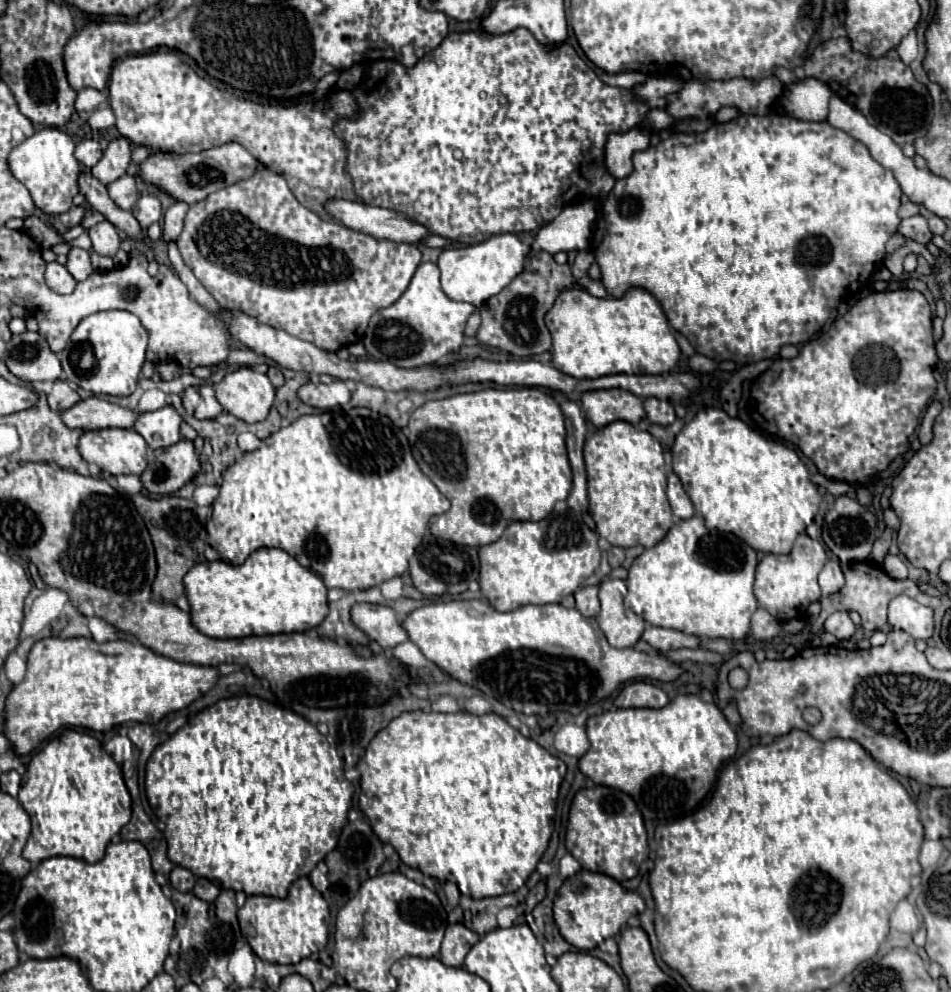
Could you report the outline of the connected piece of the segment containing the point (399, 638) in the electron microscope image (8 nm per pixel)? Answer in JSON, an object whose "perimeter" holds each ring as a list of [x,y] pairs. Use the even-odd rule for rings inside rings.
{"perimeter":[[[359,603],[351,611],[351,619],[361,631],[367,633],[369,639],[377,641],[383,649],[393,649],[395,645],[405,643],[409,639],[395,611],[387,605]]]}

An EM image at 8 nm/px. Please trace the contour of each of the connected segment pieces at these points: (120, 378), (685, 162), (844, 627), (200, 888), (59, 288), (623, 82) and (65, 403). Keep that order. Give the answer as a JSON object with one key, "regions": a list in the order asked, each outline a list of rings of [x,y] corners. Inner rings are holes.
{"regions":[[[[99,311],[93,313],[75,327],[67,347],[59,353],[59,361],[65,377],[81,389],[97,395],[125,397],[135,391],[141,365],[145,363],[147,331],[141,321],[129,311]]],[[[739,115],[727,123],[717,123],[703,133],[673,133],[657,145],[637,151],[633,155],[633,165],[633,173],[619,179],[607,195],[601,207],[603,227],[599,227],[595,233],[595,243],[591,243],[591,251],[601,269],[601,281],[611,297],[621,297],[629,287],[647,289],[663,307],[669,325],[681,331],[691,345],[699,345],[695,347],[697,353],[703,353],[715,361],[731,359],[739,363],[757,363],[761,359],[775,357],[783,345],[799,345],[809,341],[817,331],[821,331],[829,319],[829,313],[847,295],[847,287],[849,291],[857,291],[883,263],[885,243],[893,233],[897,233],[901,221],[897,217],[901,187],[895,175],[889,169],[883,169],[861,141],[831,127],[829,123],[799,121],[787,115]]],[[[835,611],[833,615],[827,617],[825,631],[829,631],[839,641],[843,641],[843,639],[851,639],[853,637],[855,625],[853,625],[853,621],[851,621],[851,617],[849,617],[847,611]]],[[[197,879],[195,887],[193,887],[193,895],[197,895],[203,901],[215,901],[219,893],[221,893],[221,889],[209,879]]],[[[57,261],[47,263],[47,271],[45,271],[45,281],[47,285],[57,291],[57,293],[71,293],[77,285],[77,281],[73,279],[73,275],[65,269],[65,265],[59,265]]],[[[624,72],[614,75],[603,73],[599,78],[607,85],[632,90],[635,85],[643,83],[647,76],[640,72]]],[[[57,379],[57,381],[53,383],[47,399],[49,399],[49,407],[51,407],[55,413],[59,413],[59,411],[63,411],[65,407],[73,407],[73,403],[79,401],[79,395],[77,395],[77,391],[75,391],[67,381]]]]}

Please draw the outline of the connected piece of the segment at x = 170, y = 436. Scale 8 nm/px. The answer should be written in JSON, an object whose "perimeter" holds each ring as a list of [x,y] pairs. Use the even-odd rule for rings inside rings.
{"perimeter":[[[165,405],[157,411],[141,413],[135,421],[135,431],[147,441],[151,449],[159,449],[159,447],[169,447],[177,443],[177,439],[181,439],[179,425],[181,417],[175,411],[175,407]]]}

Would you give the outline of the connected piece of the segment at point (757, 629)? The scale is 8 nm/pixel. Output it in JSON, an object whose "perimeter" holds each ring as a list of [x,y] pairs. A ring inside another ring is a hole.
{"perimeter":[[[757,609],[751,617],[751,633],[755,639],[769,641],[781,633],[781,623],[765,609]]]}

